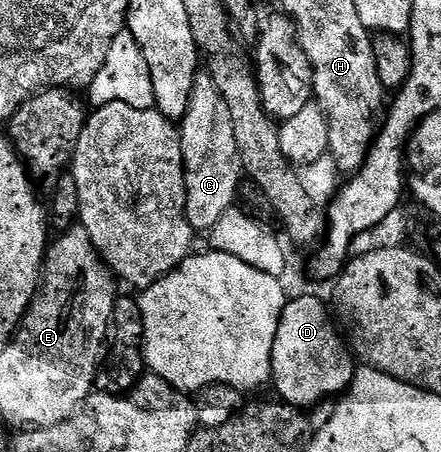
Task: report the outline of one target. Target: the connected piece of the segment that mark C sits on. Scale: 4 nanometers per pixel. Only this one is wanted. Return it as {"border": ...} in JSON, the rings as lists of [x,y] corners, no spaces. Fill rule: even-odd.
{"border":[[[206,72],[197,73],[193,81],[192,95],[185,116],[178,122],[180,143],[184,153],[184,175],[186,176],[186,220],[190,220],[193,231],[207,232],[226,216],[226,212],[237,205],[236,190],[245,177],[244,165],[238,156],[238,140],[234,140],[234,120],[230,120],[230,108],[222,100],[222,92]]]}

